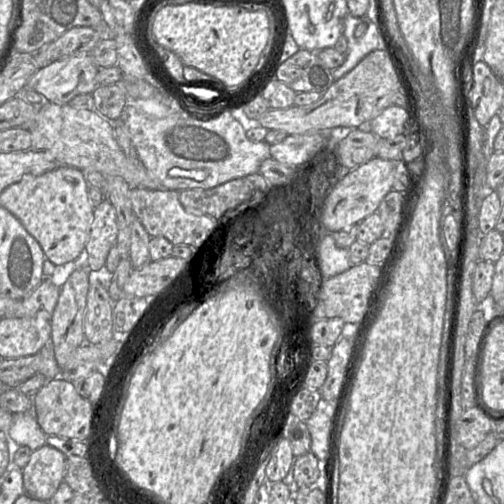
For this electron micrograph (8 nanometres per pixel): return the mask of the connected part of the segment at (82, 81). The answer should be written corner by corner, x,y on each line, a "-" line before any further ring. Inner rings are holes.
76,54
39,69
25,87
64,105
80,94
92,94
98,69
88,54

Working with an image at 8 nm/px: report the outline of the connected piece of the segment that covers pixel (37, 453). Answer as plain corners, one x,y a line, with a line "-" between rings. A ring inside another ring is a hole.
48,445
32,451
29,461
21,470
24,492
34,499
48,501
64,479
65,459
63,453

